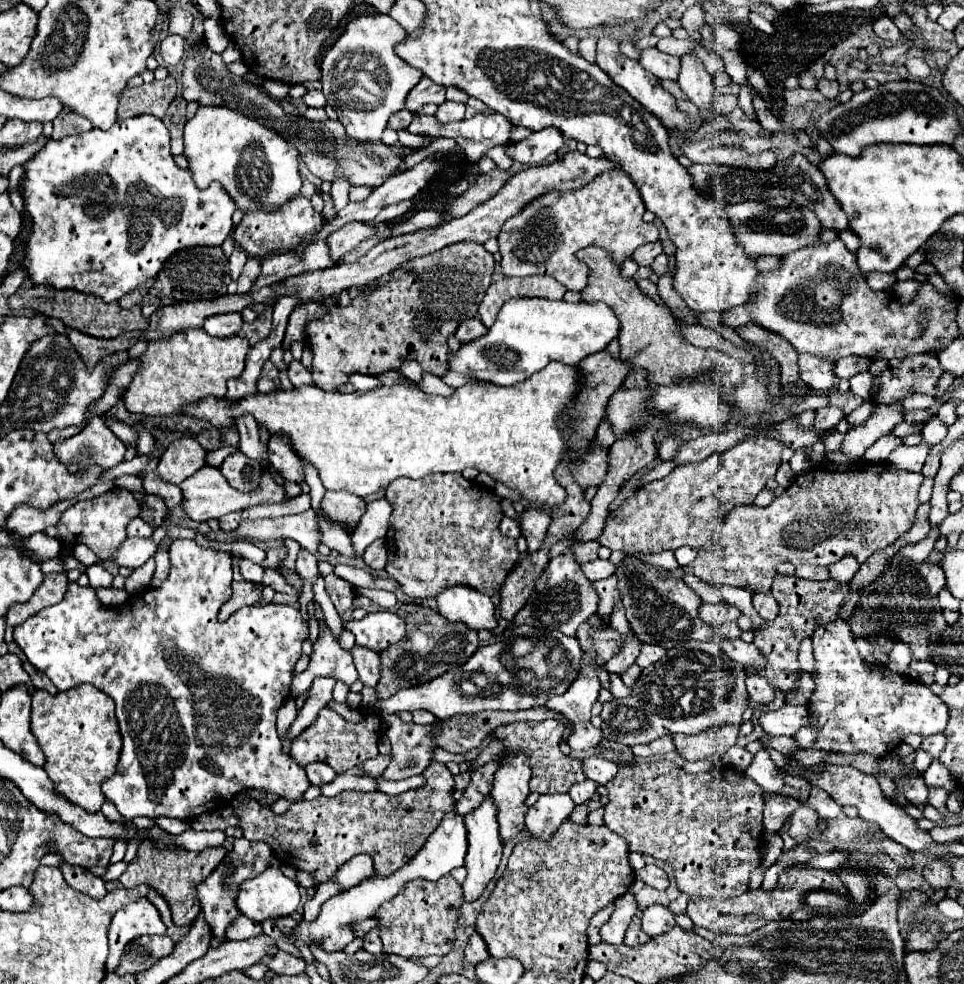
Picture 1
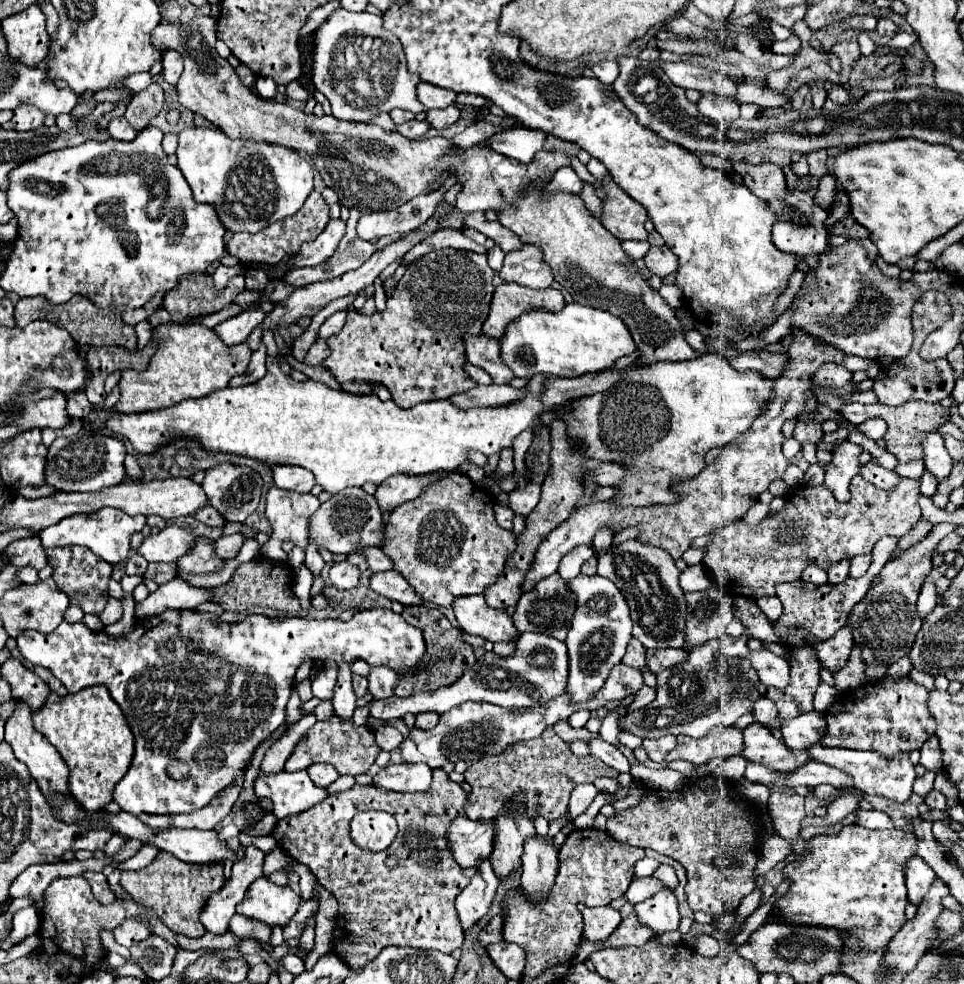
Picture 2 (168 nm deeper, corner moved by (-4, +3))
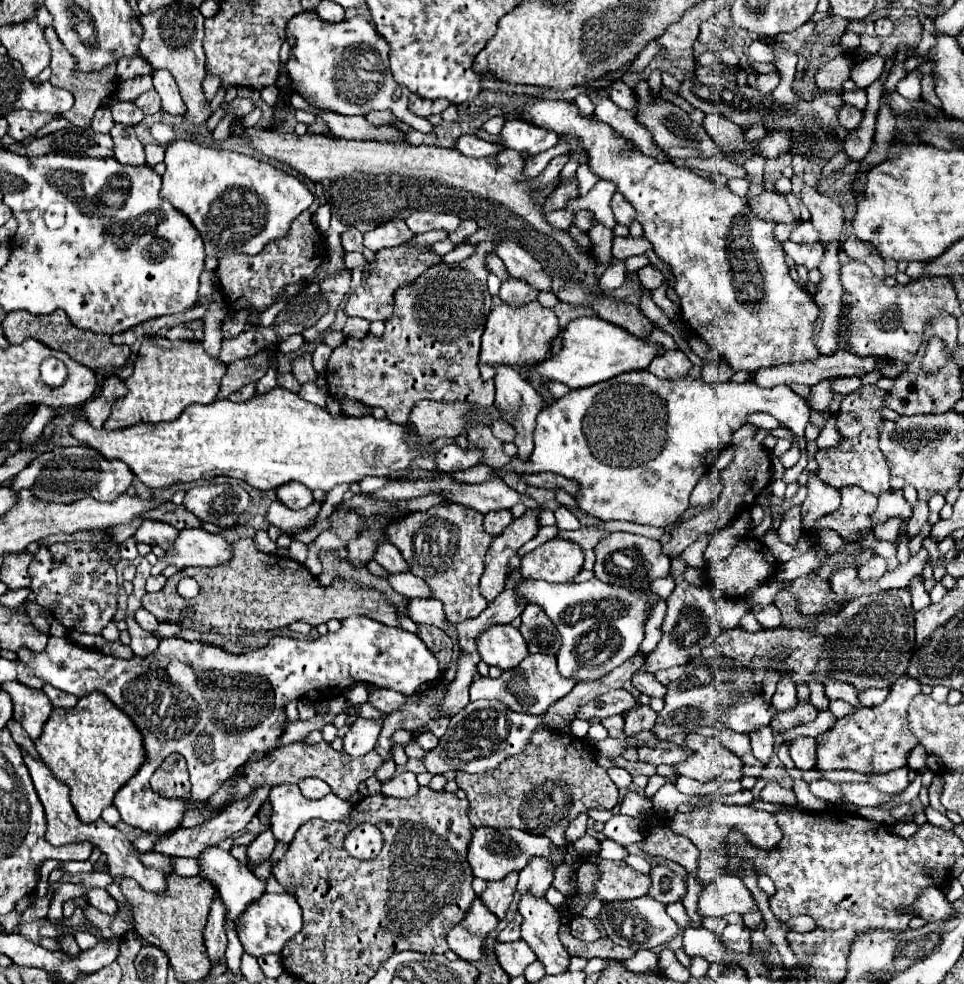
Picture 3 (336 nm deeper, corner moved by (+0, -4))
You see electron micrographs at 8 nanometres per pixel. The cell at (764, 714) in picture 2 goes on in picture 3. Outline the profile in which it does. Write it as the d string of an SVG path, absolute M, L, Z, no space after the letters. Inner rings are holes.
M762 726L754 732L748 734L750 742L752 742L752 752L758 760L768 762L772 756L772 748L774 748L774 732L770 726Z

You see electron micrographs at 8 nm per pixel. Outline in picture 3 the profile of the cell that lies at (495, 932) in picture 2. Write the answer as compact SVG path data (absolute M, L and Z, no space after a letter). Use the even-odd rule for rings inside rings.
M516 912L514 920L508 922L508 926L504 930L500 930L498 942L514 942L514 940L520 940L520 922L522 922L522 916Z

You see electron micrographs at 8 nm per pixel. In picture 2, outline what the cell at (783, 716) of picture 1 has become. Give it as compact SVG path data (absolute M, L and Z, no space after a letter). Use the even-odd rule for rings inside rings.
M810 711L794 719L782 721L784 743L790 749L800 753L808 751L810 745L818 745L822 739L822 733L826 733L826 721L824 721L824 715L818 711Z

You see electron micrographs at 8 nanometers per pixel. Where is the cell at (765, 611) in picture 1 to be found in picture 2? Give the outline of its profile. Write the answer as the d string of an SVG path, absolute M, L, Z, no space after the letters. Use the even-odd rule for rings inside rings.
M760 597L760 599L756 599L756 605L762 609L762 613L770 621L776 621L782 615L782 603L778 597Z

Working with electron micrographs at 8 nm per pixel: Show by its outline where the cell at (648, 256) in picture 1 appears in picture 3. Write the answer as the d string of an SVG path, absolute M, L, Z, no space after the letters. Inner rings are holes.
M648 264L648 266L638 270L638 282L648 290L656 290L658 286L664 284L664 276L662 276L662 272L658 268Z

